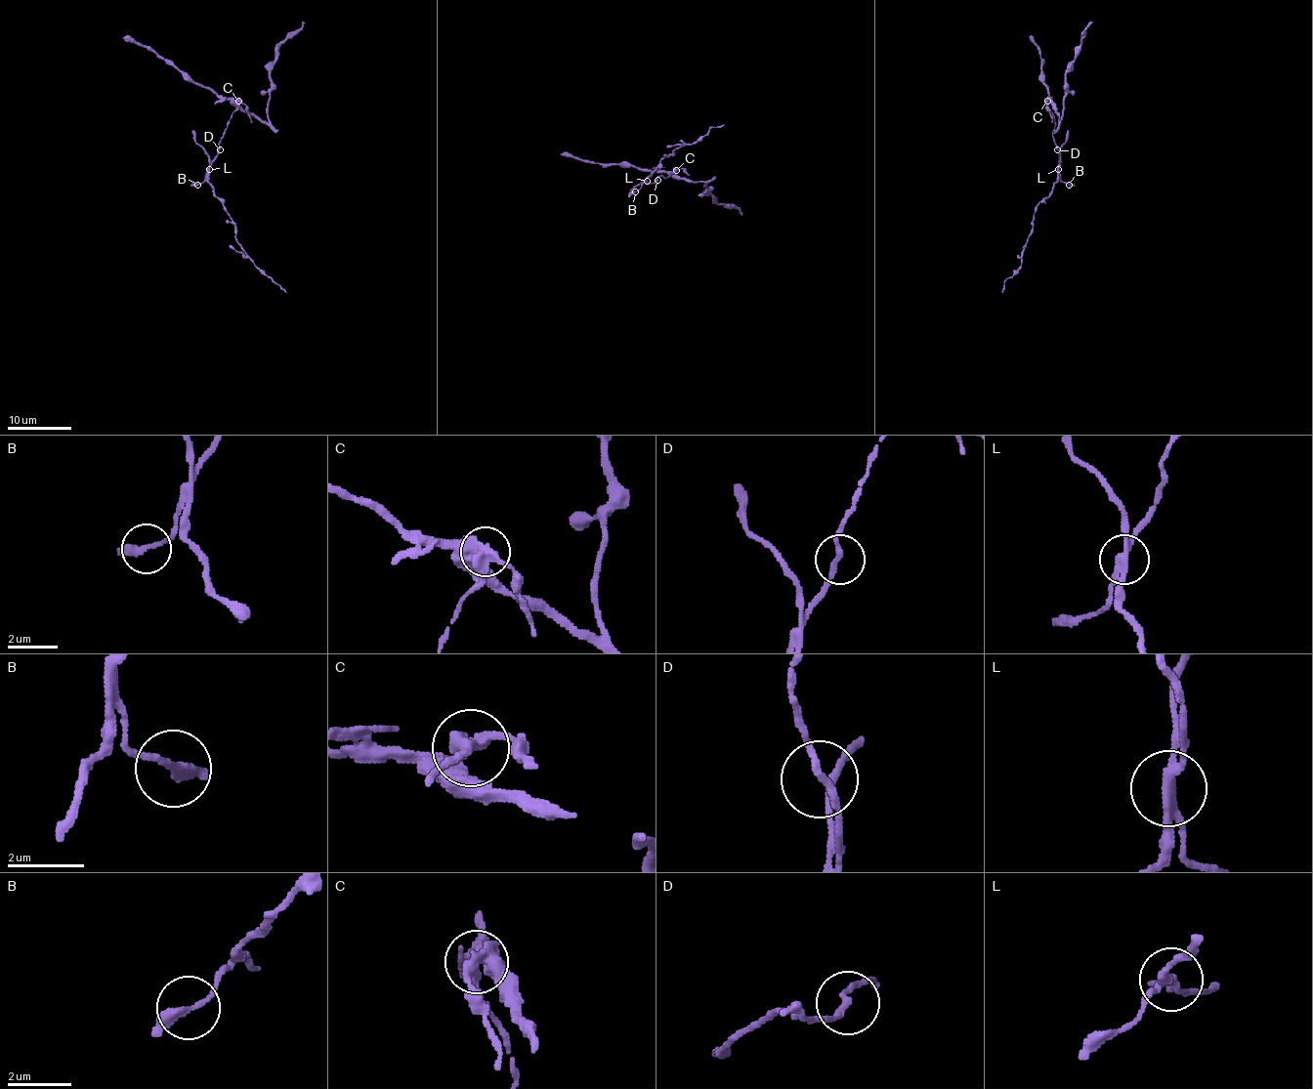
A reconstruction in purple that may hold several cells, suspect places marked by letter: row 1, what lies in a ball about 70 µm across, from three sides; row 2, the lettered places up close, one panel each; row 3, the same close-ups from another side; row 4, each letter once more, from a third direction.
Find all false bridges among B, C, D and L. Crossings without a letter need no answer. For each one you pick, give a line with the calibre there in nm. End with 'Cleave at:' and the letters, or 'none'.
C: 400 nm thick
L: 280 nm thick
Cleave at: C, L

